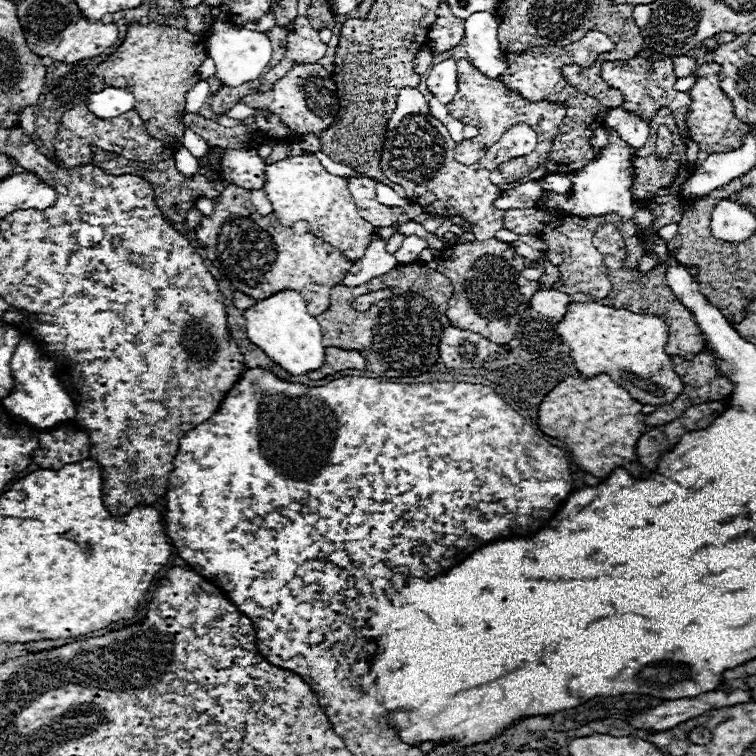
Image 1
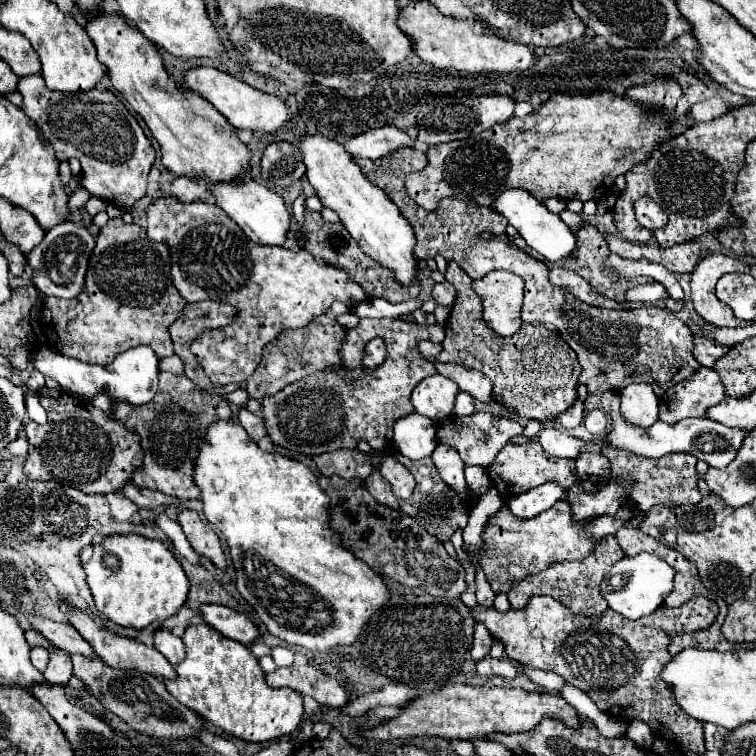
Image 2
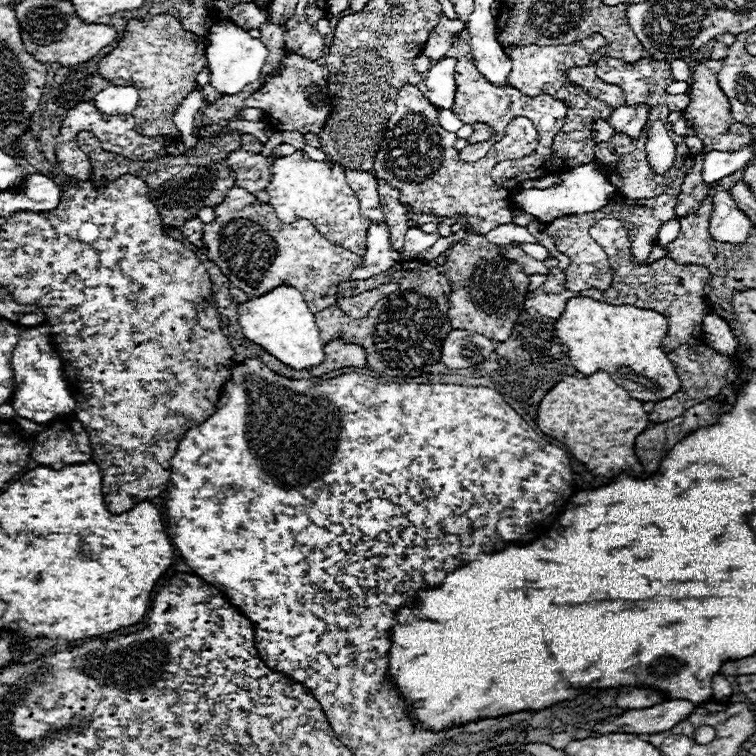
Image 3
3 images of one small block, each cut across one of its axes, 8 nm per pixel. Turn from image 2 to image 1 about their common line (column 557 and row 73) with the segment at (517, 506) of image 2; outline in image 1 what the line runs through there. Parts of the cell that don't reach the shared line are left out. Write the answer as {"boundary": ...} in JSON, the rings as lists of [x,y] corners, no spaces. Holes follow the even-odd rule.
{"boundary":[[[474,12],[466,18],[464,44],[468,50],[468,60],[488,78],[500,78],[508,68],[508,60],[500,50],[498,24],[492,12]]]}

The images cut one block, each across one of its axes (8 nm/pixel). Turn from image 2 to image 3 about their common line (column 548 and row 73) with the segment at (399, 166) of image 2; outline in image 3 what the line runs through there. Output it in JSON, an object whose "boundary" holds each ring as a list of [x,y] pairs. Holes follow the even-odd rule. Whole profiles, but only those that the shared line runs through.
{"boundary":[[[296,54],[284,56],[280,66],[282,74],[268,76],[264,86],[244,100],[244,106],[260,108],[284,132],[296,130],[302,134],[306,132],[320,134],[324,130],[328,114],[332,112],[332,100],[328,96],[328,82],[324,78],[324,68],[318,62],[300,58]]]}

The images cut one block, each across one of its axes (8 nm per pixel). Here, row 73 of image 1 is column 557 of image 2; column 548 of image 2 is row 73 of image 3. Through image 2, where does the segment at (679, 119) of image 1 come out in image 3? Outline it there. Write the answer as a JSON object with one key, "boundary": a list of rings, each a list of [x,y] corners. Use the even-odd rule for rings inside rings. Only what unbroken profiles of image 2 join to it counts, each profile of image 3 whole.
{"boundary":[[[604,56],[604,58],[600,58],[596,62],[596,74],[604,82],[620,86],[624,90],[624,98],[626,98],[626,104],[628,106],[646,104],[648,108],[652,108],[652,106],[664,104],[664,106],[668,106],[674,112],[682,112],[688,106],[688,102],[690,102],[690,96],[688,94],[666,94],[666,86],[674,82],[674,78],[670,74],[670,64],[666,60],[656,60],[656,58],[648,56],[648,58],[640,58],[638,62],[628,64],[624,60]]]}

